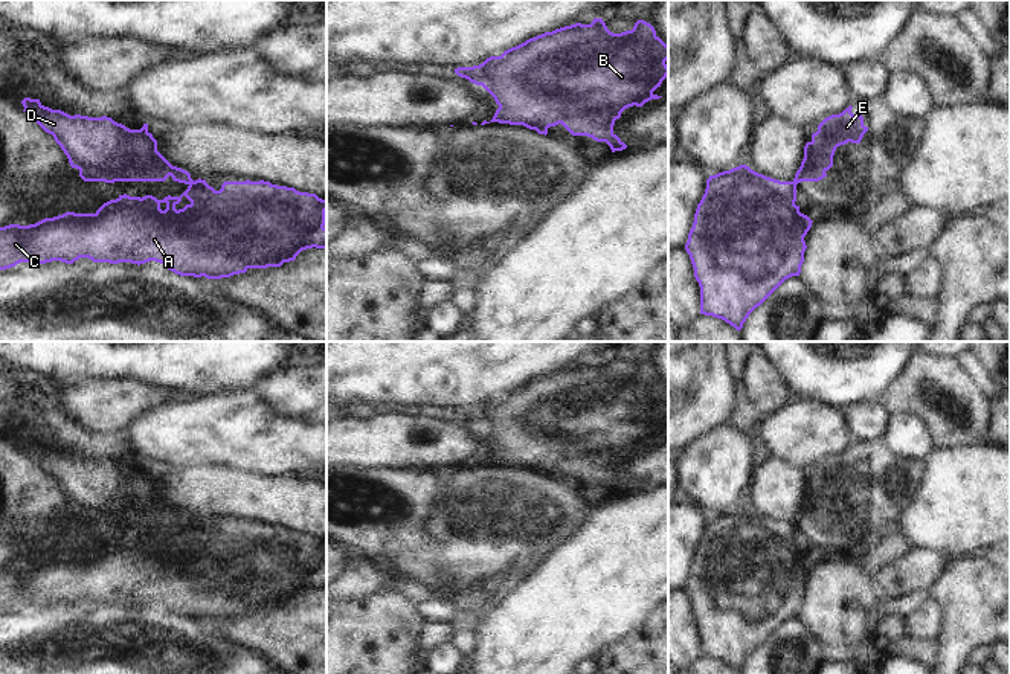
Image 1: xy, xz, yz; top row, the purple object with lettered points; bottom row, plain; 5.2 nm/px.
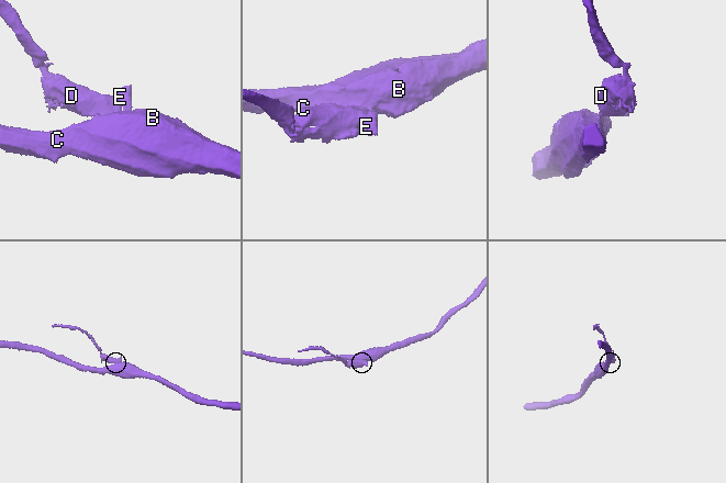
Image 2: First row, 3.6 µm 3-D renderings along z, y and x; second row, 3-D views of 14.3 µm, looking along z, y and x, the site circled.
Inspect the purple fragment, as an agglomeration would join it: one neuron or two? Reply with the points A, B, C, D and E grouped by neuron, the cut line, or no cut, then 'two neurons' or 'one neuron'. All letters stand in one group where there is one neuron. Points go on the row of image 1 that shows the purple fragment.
A B C / D E | xy (205, 182), (189, 185) | two neurons

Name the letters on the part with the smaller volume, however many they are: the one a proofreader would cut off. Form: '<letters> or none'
D, E

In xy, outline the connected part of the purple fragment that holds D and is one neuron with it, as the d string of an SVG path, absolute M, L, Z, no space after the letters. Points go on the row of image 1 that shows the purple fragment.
M24 98L21 101L24 110L46 133L52 134L55 142L61 146L69 159L72 168L79 171L79 177L84 181L165 181L169 175L174 181L185 185L201 186L206 180L192 180L191 174L182 168L172 166L159 151L157 140L148 131L148 124L143 124L140 130L130 130L122 124L114 122L111 117L88 117L75 114L70 116L61 110L52 110L44 107L40 99Z

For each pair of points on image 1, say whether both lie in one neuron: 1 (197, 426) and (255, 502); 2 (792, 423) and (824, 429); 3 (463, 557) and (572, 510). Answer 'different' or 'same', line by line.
1: different
2: same
3: same

